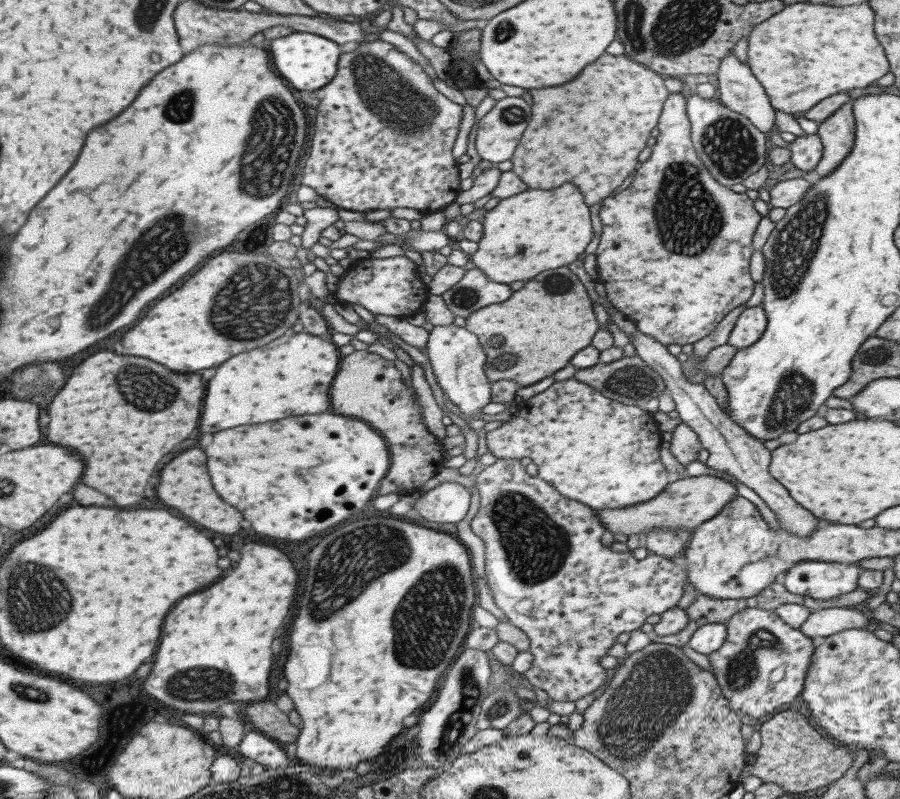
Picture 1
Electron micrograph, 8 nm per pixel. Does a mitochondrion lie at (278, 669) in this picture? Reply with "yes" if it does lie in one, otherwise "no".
no

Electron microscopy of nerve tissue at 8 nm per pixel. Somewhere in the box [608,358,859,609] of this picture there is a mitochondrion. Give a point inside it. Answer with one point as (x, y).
(796, 391)

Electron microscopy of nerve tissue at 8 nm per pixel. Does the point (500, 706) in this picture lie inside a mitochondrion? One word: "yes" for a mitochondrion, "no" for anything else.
yes

